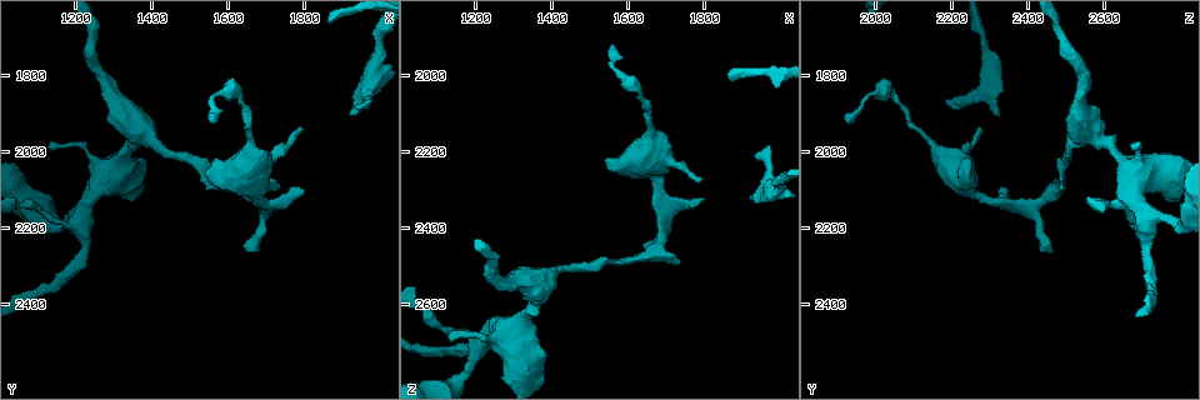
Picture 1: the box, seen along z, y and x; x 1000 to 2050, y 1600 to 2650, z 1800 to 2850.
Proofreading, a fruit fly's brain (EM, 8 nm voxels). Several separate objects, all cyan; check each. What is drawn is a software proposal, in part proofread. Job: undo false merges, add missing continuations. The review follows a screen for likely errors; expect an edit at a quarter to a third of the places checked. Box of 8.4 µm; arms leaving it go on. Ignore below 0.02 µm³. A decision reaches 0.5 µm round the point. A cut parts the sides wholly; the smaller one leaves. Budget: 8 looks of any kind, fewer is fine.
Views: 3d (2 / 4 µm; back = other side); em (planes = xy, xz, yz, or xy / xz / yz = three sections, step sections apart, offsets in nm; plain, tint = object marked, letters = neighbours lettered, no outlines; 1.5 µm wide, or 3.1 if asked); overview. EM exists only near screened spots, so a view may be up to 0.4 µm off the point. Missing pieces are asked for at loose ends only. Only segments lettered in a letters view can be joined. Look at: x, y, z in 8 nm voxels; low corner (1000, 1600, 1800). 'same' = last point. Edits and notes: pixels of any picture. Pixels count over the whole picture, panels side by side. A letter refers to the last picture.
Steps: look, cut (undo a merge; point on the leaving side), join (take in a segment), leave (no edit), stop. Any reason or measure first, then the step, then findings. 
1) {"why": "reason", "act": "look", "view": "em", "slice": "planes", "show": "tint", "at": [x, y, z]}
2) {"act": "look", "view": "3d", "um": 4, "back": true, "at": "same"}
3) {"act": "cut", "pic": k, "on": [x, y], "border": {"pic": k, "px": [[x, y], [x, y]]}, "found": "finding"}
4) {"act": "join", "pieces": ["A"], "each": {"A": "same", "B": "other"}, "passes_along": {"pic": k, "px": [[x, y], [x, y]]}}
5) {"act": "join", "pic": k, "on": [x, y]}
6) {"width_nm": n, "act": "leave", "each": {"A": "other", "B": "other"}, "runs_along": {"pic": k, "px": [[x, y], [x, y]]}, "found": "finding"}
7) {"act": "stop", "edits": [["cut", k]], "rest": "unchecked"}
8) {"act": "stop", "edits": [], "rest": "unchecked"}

{"why": "calibre changes", "act": "look", "view": "3d", "um": 4, "at": [1275, 2080, 2670]}

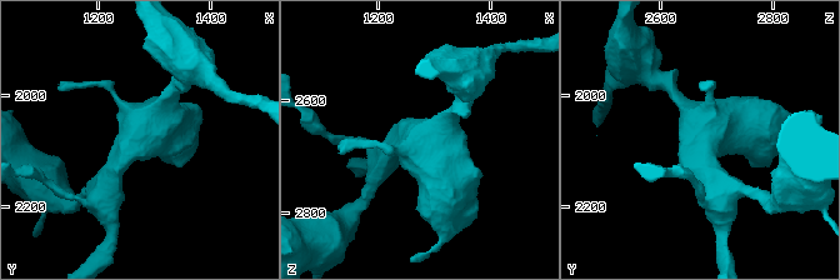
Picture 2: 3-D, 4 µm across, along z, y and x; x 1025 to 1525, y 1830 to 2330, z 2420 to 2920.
{"why": "shape alone is not enough", "act": "look", "view": "em", "slice": "planes", "show": "plain", "at": [1270, 2075, 2670]}

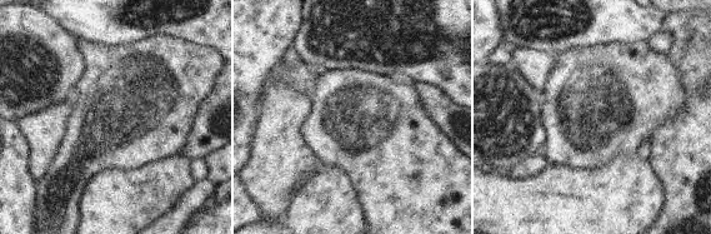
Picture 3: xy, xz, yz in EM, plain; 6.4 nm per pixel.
{"why": "what lies round it", "act": "look", "view": "em", "slice": "planes", "show": "letters", "at": "same"}

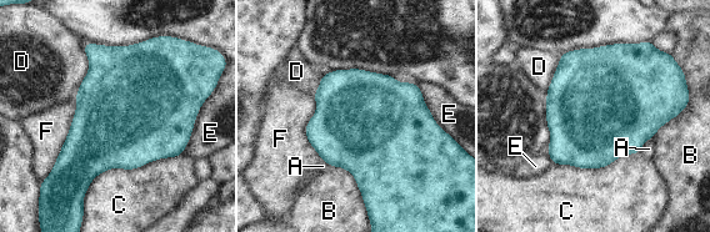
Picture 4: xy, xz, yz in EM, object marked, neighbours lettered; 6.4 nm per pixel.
{"width_nm": 650, "act": "leave", "each": {"A": "other", "B": "other", "C": "other", "D": "other", "E": "other", "F": "other"}, "found": "all the same neuron"}

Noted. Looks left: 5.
{"why": "free end", "act": "look", "view": "em", "slice": "xy", "step": 4, "show": "tint", "at": [1660, 2265, 2470]}

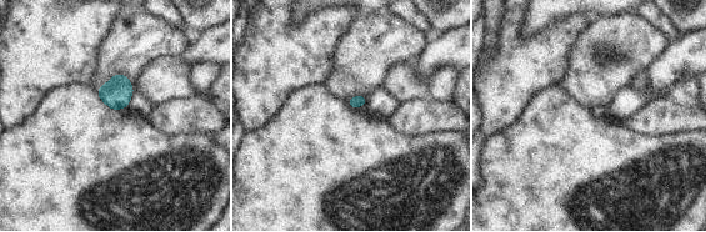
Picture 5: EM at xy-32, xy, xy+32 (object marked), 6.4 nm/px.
{"act": "look", "view": "em", "slice": "planes", "show": "letters", "at": "same"}

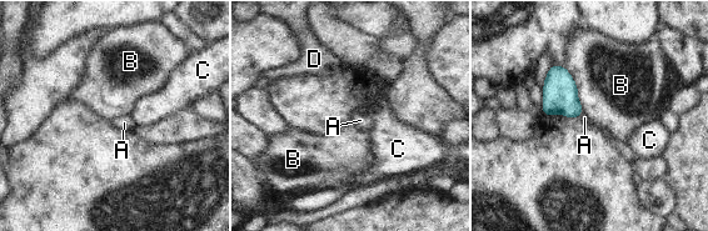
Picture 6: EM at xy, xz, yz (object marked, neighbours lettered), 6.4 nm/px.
{"act": "leave", "each": {"A": "other", "B": "other", "C": "other", "D": "other"}, "found": "none of them fits"}

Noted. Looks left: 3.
{"why": "branch stops here", "act": "look", "view": "em", "slice": "planes", "show": "letters", "at": [1920, 1905, 2325]}

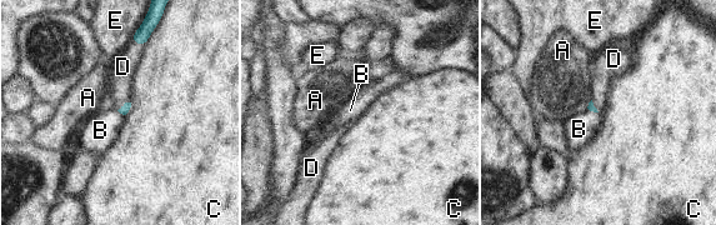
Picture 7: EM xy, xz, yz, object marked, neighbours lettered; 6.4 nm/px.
{"act": "join", "pieces": ["D"], "each": {"A": "other", "B": "other", "C": "other", "D": "same", "E": "other"}, "passes_along": {"pic": 7, "px": [[155, 11], [136, 43], [123, 66]]}, "found": "it goes on there"}

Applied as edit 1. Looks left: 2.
{"act": "stop", "edits": [["join", 7]], "rest": "unchecked"}

